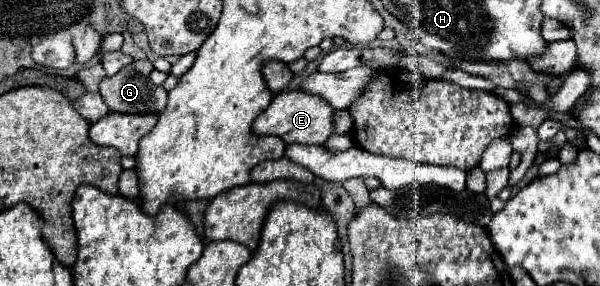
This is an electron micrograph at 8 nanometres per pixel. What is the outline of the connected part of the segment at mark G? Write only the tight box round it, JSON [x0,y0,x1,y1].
[100,61,168,113]

